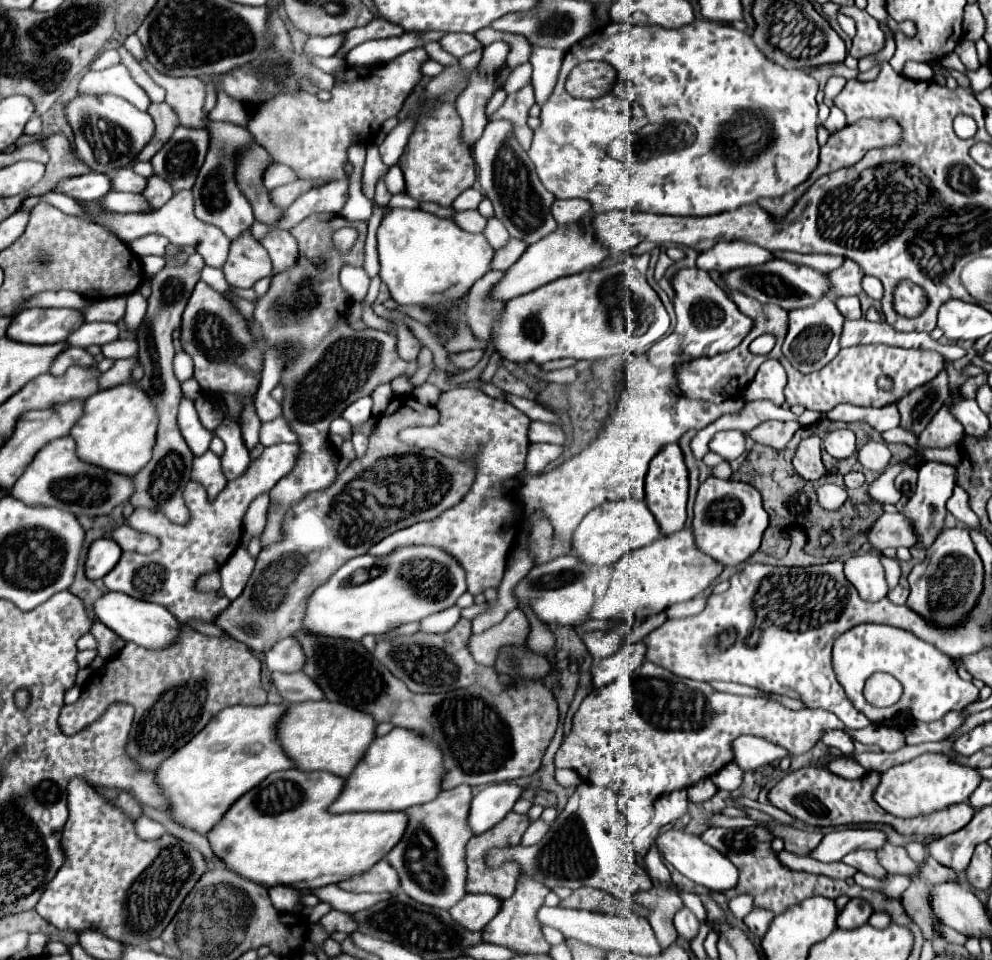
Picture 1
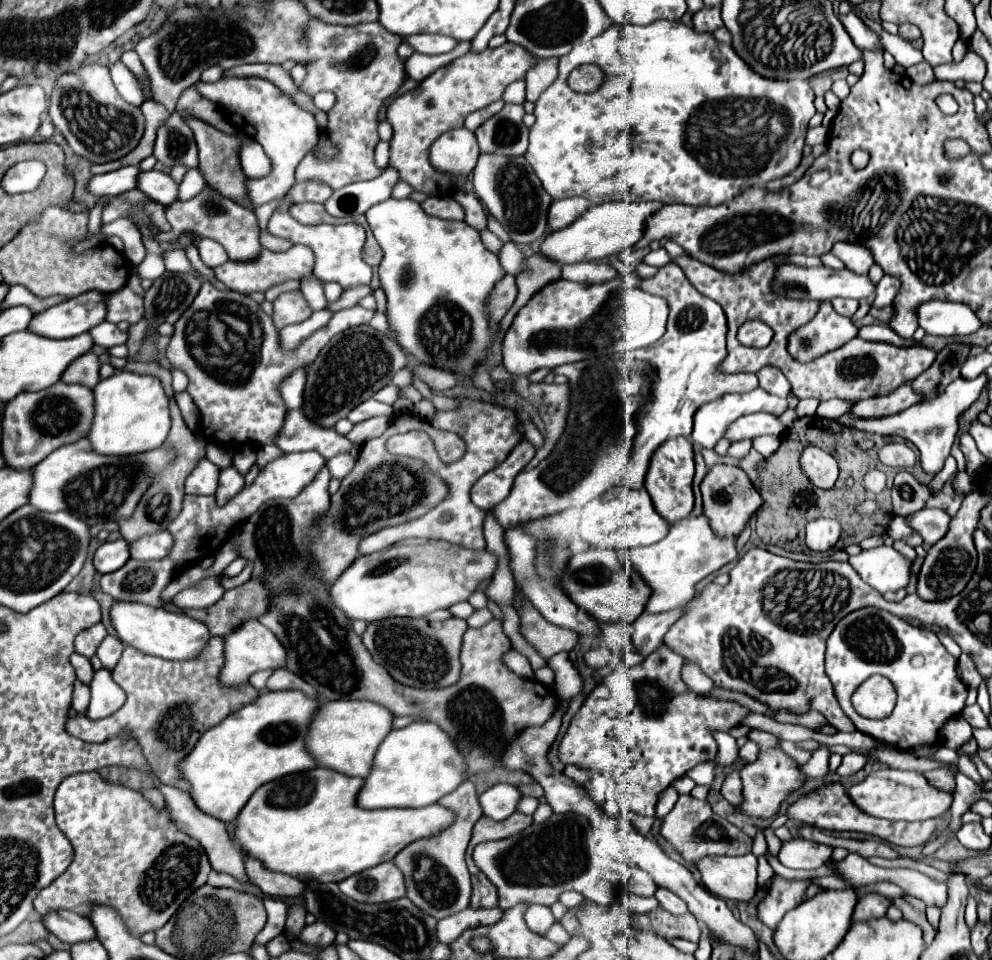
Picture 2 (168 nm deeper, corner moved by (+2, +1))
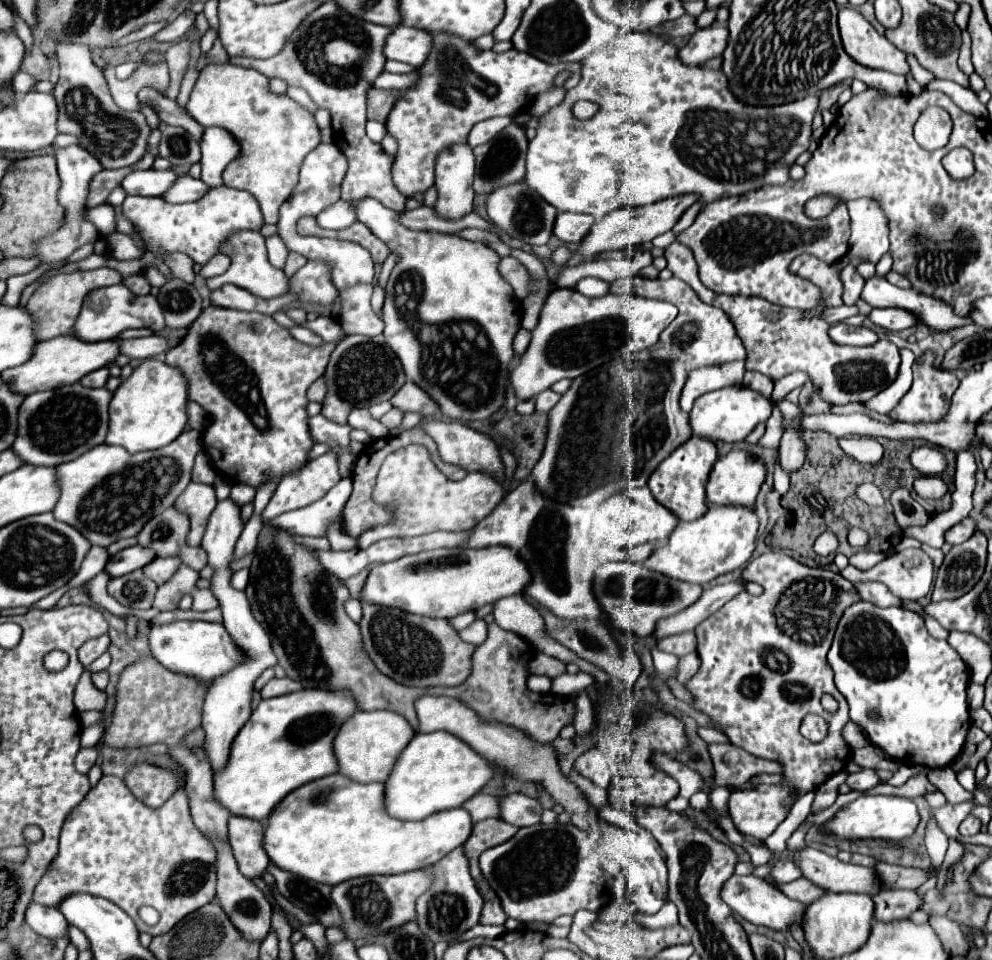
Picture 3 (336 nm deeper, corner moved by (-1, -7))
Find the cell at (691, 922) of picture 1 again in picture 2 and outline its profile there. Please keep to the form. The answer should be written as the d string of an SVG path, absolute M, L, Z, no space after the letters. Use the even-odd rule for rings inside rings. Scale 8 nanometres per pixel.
M658 888L654 896L656 896L656 900L660 902L660 906L662 906L664 910L672 912L672 914L684 914L684 912L688 912L684 900L680 900L680 896L676 896L674 892L668 892L668 890L664 890L664 888Z

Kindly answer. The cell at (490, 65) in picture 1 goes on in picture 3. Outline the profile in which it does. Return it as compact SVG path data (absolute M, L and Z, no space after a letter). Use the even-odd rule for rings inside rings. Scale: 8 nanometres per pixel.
M453 144L439 152L435 160L435 188L439 192L435 210L443 218L461 218L473 210L473 176L475 176L475 154L469 144Z

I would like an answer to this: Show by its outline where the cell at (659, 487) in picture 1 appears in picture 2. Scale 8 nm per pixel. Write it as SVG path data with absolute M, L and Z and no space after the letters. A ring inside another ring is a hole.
M672 438L654 452L646 474L646 490L652 496L654 508L670 524L686 518L694 508L692 478L694 478L694 446L688 438Z

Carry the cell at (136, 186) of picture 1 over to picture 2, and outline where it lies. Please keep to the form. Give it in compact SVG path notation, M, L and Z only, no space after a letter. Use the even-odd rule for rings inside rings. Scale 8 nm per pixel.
M150 170L150 172L142 172L138 178L138 190L142 190L146 196L150 196L152 200L170 206L176 200L176 192L178 192L178 182L172 180L172 176L168 172L160 172L160 170Z

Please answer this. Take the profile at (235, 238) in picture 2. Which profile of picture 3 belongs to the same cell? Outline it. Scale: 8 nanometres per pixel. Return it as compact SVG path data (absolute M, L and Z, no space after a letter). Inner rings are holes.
M239 230L239 232L233 232L219 248L219 252L227 254L231 258L231 266L229 270L223 274L223 276L215 276L215 278L209 278L206 280L207 286L211 290L223 286L223 284L235 284L235 286L241 286L261 298L273 298L273 296L279 296L287 290L287 276L283 270L271 266L271 262L267 260L267 248L265 248L265 238L261 236L259 230Z

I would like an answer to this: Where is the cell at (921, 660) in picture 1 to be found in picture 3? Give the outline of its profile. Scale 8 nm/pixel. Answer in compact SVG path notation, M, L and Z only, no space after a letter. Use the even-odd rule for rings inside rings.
M857 602L853 604L851 608L847 608L847 612L843 614L843 618L839 620L839 626L837 626L837 632L835 632L835 640L831 644L831 650L827 654L827 660L835 672L835 686L837 690L845 696L845 700L849 702L849 708L851 708L851 720L855 724L859 724L869 740L879 746L885 754L889 754L893 760L897 762L905 762L905 760L911 760L911 762L905 762L905 764L925 764L925 768L943 768L947 766L949 762L953 762L957 758L957 754L961 754L961 748L965 744L965 736L971 728L971 718L969 718L969 708L967 708L967 702L965 702L965 690L967 690L967 684L969 684L969 668L967 664L961 660L961 656L955 652L955 648L951 648L951 644L947 640L935 640L925 624L923 624L923 618L911 610L905 610L905 608L879 608L871 602ZM869 710L877 710L879 712L879 720L871 720L867 718L867 712Z

